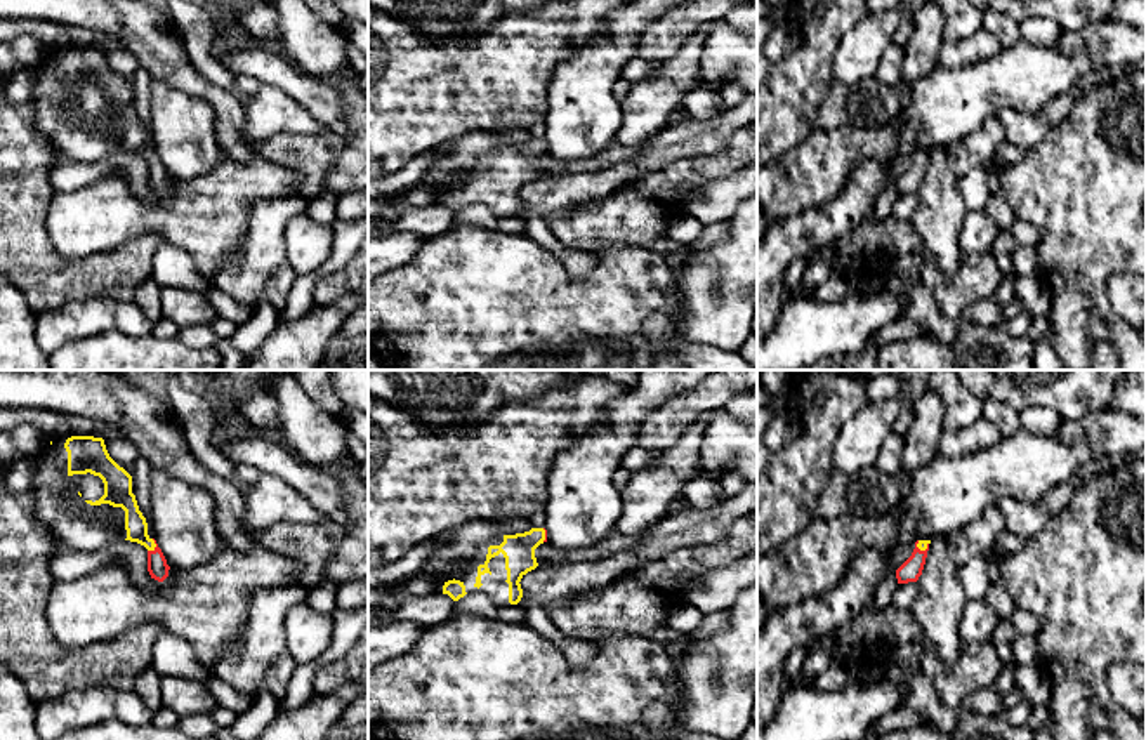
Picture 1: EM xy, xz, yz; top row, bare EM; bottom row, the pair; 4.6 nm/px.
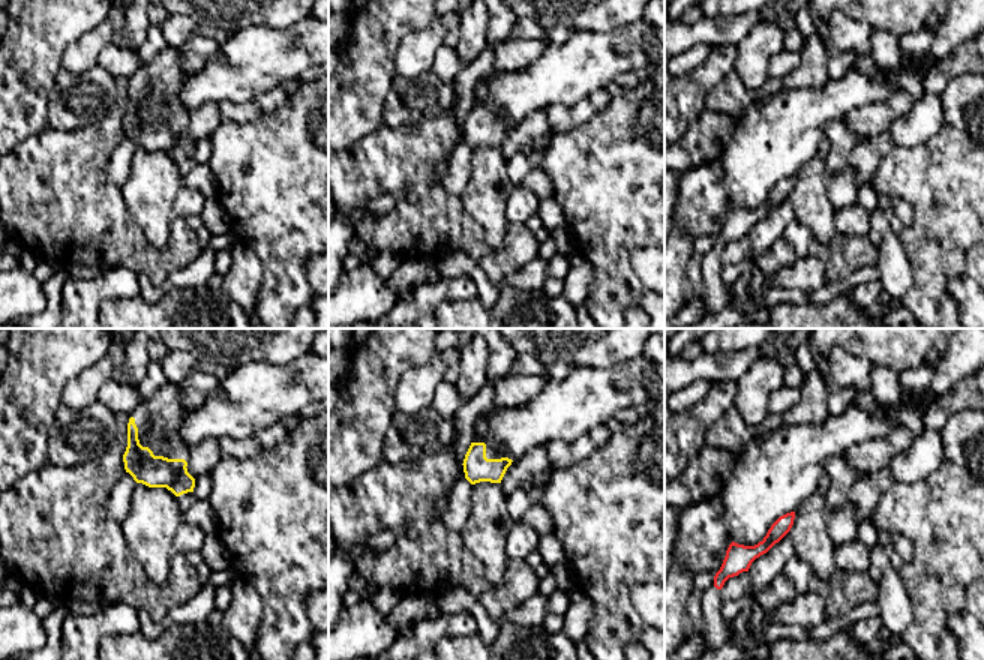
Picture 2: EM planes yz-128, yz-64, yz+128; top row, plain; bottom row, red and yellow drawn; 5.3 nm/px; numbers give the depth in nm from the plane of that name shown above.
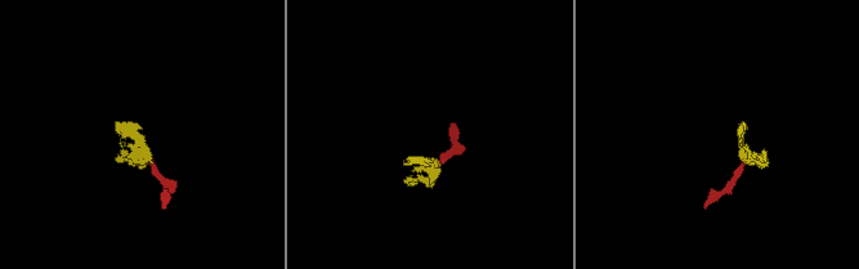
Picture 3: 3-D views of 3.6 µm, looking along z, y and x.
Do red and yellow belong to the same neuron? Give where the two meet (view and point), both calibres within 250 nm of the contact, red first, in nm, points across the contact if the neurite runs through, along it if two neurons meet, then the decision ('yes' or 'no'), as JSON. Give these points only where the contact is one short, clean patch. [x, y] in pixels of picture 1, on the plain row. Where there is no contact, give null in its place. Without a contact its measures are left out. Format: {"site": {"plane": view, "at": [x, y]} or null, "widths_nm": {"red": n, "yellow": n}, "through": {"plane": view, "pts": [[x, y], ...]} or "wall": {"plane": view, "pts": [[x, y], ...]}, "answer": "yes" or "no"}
{"site": {"plane": "xy", "at": [157, 157]}, "widths_nm": {"red": 100, "yellow": 100}, "through": {"plane": "xy", "pts": [[157, 176], [157, 157], [136, 136]]}, "answer": "yes"}

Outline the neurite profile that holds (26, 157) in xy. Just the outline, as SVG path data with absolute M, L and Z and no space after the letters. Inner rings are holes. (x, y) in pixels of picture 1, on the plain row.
M33 101L0 106L0 274L23 292L36 314L90 297L130 302L135 288L148 278L153 280L151 262L163 238L146 233L115 252L89 255L76 262L63 261L45 229L45 217L56 193L50 168L59 155L36 129Z

